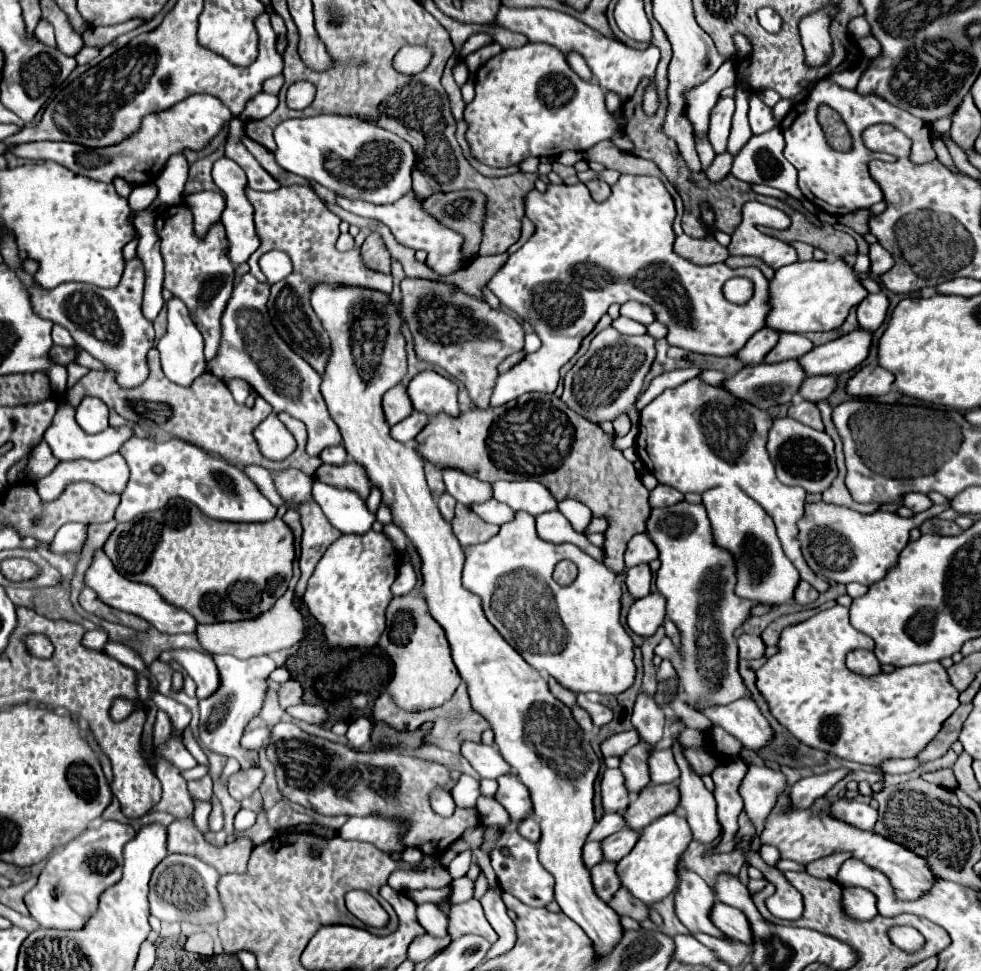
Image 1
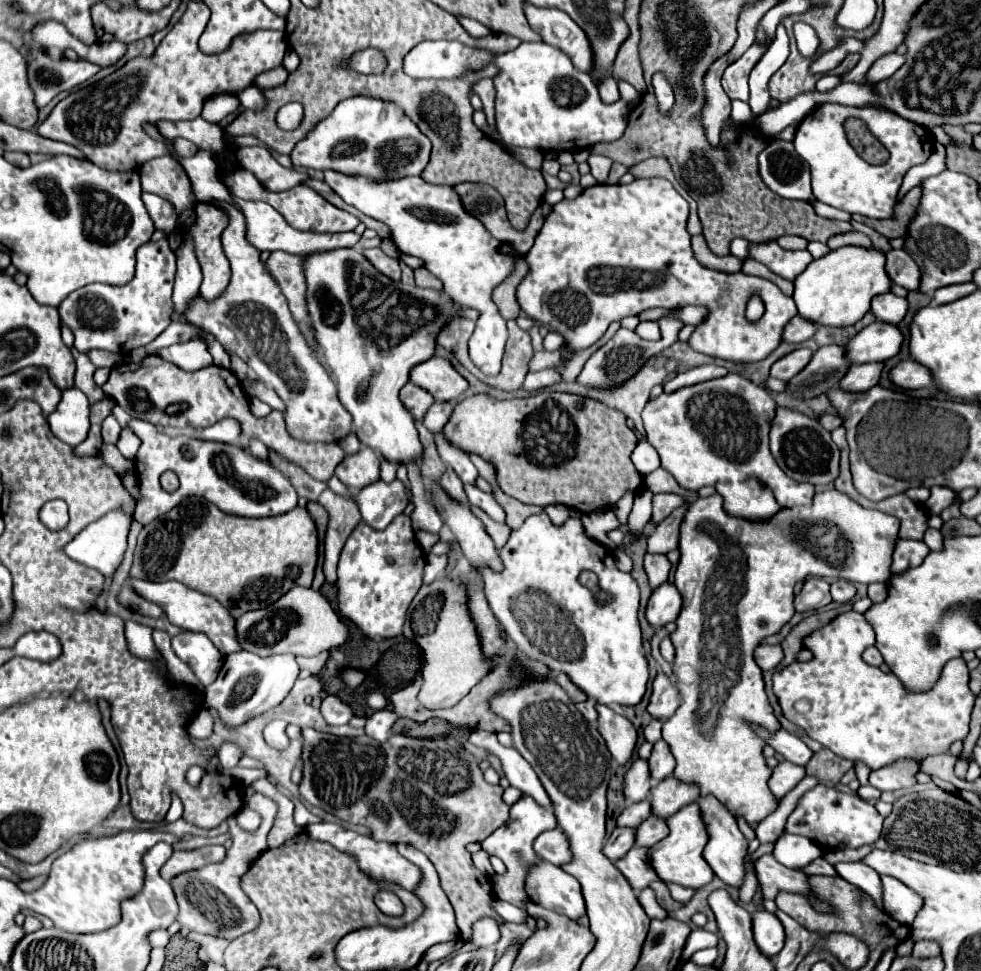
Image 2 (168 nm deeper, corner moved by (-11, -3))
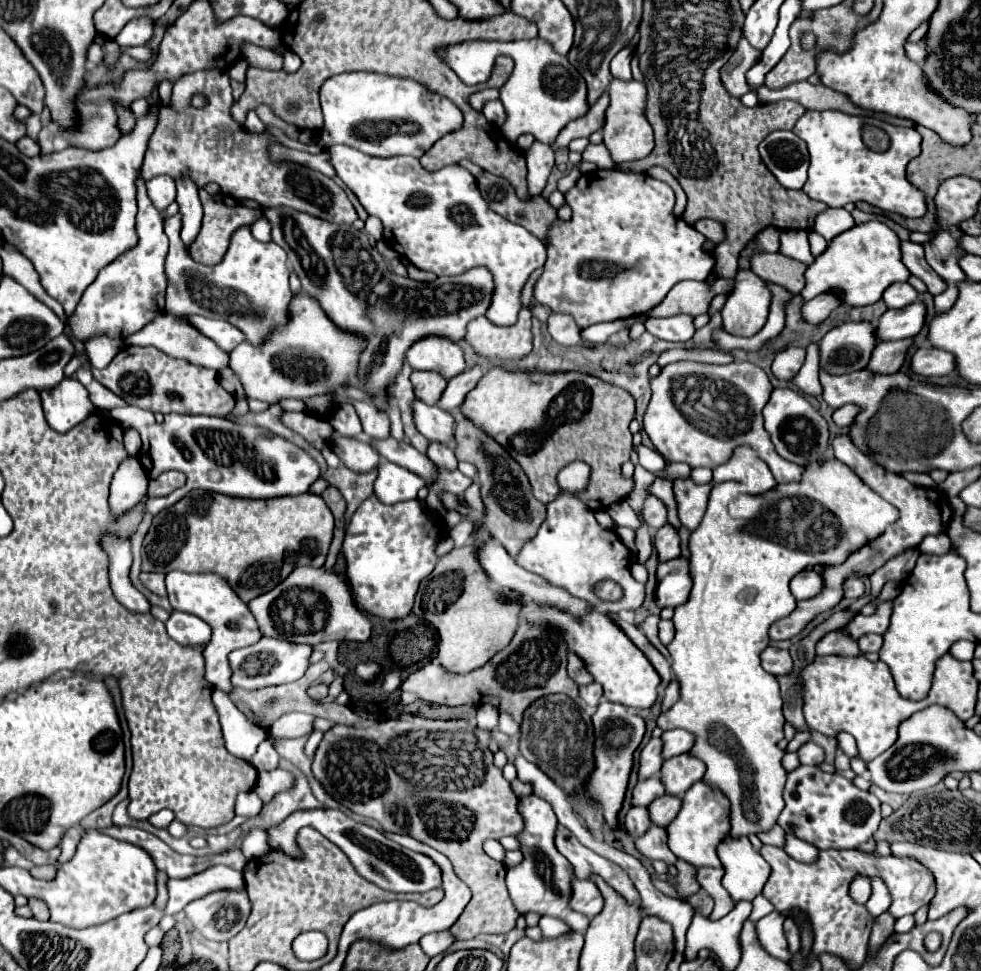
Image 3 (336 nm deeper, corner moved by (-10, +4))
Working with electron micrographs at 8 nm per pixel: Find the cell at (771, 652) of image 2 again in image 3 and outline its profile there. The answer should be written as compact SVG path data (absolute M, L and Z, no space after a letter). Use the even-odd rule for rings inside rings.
M765 648L761 654L761 664L767 672L771 672L773 676L787 676L793 670L793 662L787 650L779 650L779 648Z

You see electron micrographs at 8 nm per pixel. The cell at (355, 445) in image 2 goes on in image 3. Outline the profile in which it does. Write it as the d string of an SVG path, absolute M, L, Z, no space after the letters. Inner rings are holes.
M339 404L335 408L335 412L329 416L329 422L341 436L351 436L351 438L363 436L361 420L359 420L353 404Z

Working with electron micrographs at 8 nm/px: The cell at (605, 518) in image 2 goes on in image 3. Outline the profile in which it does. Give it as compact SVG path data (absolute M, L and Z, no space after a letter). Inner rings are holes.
M617 502L607 512L615 520L617 526L629 526L633 530L639 530L639 526L641 526L641 522L637 520L637 514L631 510L631 506L627 502Z

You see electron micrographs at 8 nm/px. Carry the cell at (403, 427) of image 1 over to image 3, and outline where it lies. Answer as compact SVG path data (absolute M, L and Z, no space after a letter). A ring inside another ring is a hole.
M475 364L475 366L467 368L467 370L463 370L461 374L453 376L449 380L449 384L447 384L441 400L439 400L439 408L453 410L453 408L461 406L463 400L465 400L465 396L477 386L477 382L479 382L481 376L483 376L483 368L479 364Z

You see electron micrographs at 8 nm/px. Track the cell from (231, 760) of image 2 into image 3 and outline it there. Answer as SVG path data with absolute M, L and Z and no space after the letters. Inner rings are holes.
M215 690L213 692L213 702L217 706L219 712L219 722L223 728L223 736L225 736L225 746L231 754L251 760L259 742L267 738L265 730L259 728L257 724L253 724L233 702L231 698L221 692Z

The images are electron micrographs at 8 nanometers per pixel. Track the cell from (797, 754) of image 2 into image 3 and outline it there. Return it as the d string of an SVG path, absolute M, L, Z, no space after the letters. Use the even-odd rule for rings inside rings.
M807 742L799 748L799 760L801 764L809 764L809 766L817 766L823 762L823 748L819 748L815 742Z

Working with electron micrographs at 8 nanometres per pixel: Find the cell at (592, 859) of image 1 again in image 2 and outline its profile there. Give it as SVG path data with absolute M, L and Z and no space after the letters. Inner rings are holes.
M616 827L612 831L612 835L606 839L606 843L602 847L602 853L610 861L618 861L620 857L624 857L632 849L634 833L636 833L636 829L620 829L620 827Z

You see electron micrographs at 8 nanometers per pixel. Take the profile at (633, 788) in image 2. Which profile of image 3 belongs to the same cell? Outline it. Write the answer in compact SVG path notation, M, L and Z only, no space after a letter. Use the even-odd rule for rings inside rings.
M651 738L649 744L643 748L641 766L639 766L639 780L645 780L645 778L651 778L651 776L659 774L661 764L663 764L661 750L663 750L661 738Z

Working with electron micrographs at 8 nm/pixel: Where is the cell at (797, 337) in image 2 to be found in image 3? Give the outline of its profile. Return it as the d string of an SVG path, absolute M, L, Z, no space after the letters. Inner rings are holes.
M825 292L803 304L803 318L811 324L819 324L835 308L839 308L839 296L835 296L835 292Z

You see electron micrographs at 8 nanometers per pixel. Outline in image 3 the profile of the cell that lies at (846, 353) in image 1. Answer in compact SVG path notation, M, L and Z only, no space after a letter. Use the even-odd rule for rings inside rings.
M917 300L915 304L901 308L901 310L887 310L877 326L879 340L903 340L913 338L921 332L927 316L927 306L923 300Z

